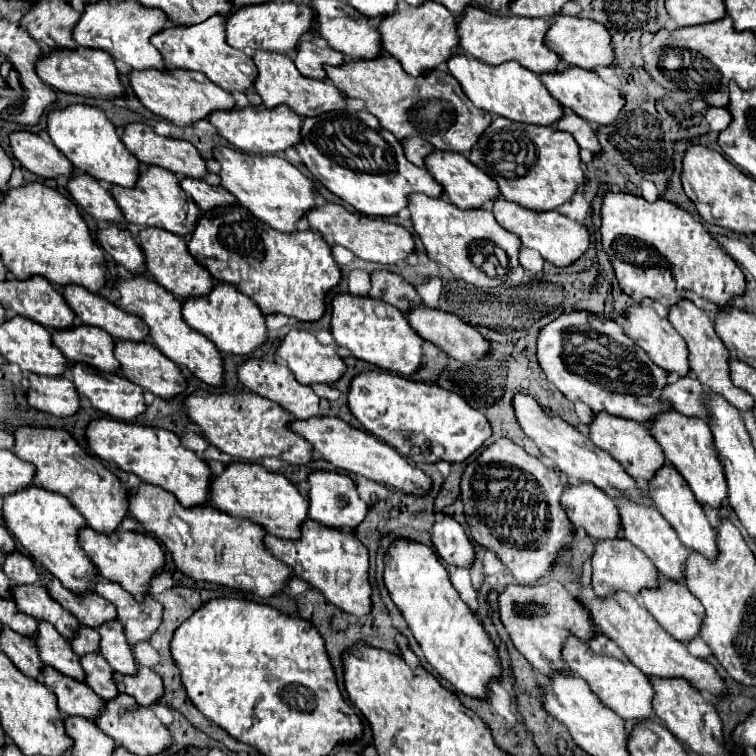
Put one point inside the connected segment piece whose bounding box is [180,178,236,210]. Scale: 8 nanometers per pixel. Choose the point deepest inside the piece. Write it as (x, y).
(207, 197)

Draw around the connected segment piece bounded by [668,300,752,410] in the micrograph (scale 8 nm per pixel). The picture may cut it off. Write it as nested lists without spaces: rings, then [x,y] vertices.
[[[680,300],[678,304],[670,306],[668,320],[674,326],[674,330],[686,340],[686,346],[688,346],[688,352],[690,352],[688,354],[690,370],[696,374],[700,384],[708,386],[714,394],[722,394],[738,410],[752,408],[752,396],[748,396],[748,392],[744,392],[742,388],[736,388],[732,384],[732,380],[730,380],[730,372],[728,372],[728,358],[730,358],[730,354],[728,354],[728,350],[724,350],[722,340],[712,330],[712,320],[710,320],[708,312],[696,308],[692,300]]]

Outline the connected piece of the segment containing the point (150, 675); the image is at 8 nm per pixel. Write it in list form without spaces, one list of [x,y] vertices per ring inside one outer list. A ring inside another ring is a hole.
[[[140,666],[138,672],[132,676],[130,674],[116,676],[116,686],[120,692],[126,692],[132,698],[136,698],[136,702],[142,706],[156,704],[156,700],[164,694],[164,686],[162,686],[160,676],[144,666]]]

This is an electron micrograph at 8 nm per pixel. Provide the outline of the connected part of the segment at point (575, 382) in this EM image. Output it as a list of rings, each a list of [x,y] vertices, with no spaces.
[[[588,310],[562,312],[540,330],[536,356],[546,378],[568,400],[580,400],[594,412],[606,410],[636,422],[650,422],[656,414],[672,408],[660,400],[660,388],[664,388],[668,372],[656,366],[644,350],[636,348],[616,320]]]

